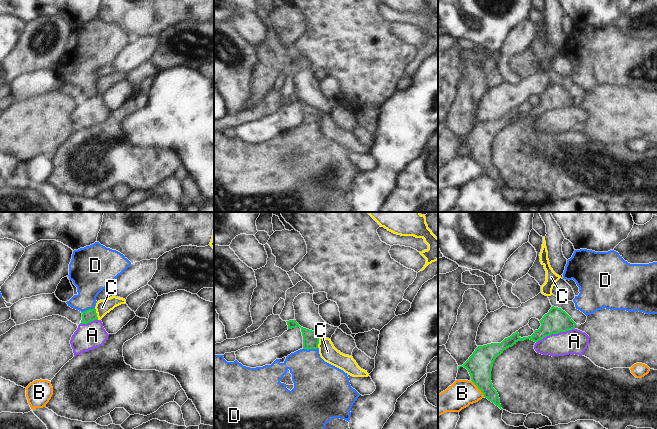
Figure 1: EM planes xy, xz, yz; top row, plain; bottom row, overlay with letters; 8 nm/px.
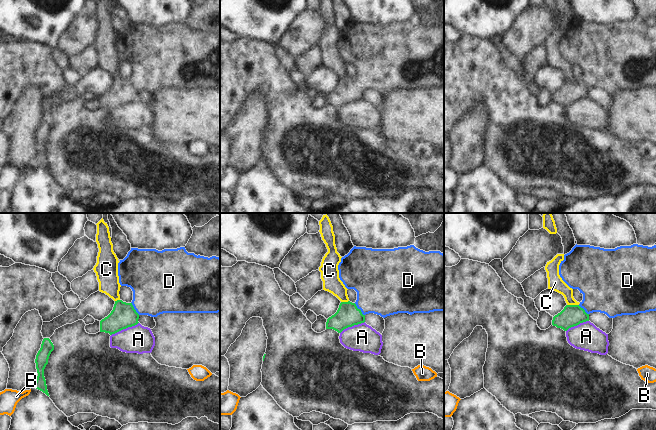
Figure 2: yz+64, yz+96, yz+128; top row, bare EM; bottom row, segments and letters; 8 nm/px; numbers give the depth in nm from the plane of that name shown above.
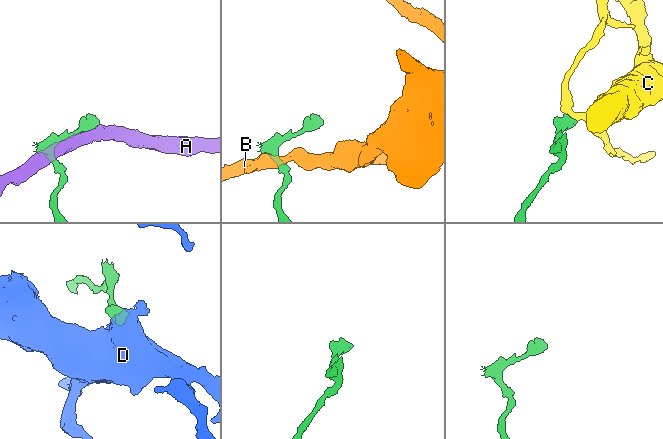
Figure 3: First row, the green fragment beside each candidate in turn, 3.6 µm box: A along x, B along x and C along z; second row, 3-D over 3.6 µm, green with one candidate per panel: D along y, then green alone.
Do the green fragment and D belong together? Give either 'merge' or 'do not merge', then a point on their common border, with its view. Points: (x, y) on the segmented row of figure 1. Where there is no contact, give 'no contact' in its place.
merge | xz (310, 348)

